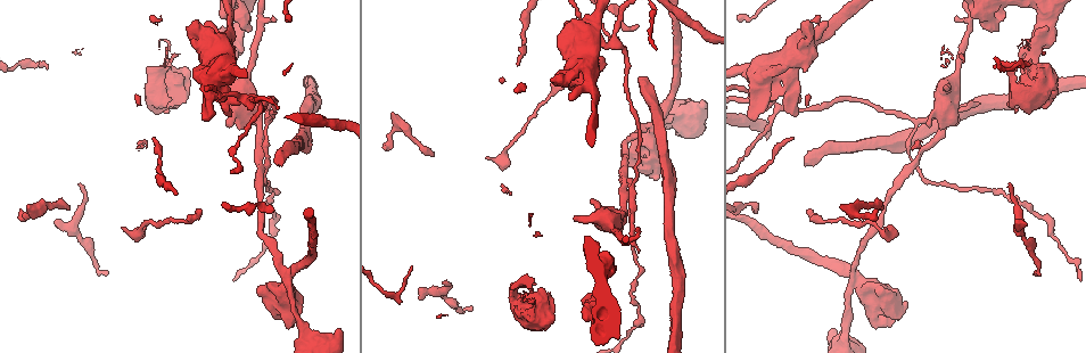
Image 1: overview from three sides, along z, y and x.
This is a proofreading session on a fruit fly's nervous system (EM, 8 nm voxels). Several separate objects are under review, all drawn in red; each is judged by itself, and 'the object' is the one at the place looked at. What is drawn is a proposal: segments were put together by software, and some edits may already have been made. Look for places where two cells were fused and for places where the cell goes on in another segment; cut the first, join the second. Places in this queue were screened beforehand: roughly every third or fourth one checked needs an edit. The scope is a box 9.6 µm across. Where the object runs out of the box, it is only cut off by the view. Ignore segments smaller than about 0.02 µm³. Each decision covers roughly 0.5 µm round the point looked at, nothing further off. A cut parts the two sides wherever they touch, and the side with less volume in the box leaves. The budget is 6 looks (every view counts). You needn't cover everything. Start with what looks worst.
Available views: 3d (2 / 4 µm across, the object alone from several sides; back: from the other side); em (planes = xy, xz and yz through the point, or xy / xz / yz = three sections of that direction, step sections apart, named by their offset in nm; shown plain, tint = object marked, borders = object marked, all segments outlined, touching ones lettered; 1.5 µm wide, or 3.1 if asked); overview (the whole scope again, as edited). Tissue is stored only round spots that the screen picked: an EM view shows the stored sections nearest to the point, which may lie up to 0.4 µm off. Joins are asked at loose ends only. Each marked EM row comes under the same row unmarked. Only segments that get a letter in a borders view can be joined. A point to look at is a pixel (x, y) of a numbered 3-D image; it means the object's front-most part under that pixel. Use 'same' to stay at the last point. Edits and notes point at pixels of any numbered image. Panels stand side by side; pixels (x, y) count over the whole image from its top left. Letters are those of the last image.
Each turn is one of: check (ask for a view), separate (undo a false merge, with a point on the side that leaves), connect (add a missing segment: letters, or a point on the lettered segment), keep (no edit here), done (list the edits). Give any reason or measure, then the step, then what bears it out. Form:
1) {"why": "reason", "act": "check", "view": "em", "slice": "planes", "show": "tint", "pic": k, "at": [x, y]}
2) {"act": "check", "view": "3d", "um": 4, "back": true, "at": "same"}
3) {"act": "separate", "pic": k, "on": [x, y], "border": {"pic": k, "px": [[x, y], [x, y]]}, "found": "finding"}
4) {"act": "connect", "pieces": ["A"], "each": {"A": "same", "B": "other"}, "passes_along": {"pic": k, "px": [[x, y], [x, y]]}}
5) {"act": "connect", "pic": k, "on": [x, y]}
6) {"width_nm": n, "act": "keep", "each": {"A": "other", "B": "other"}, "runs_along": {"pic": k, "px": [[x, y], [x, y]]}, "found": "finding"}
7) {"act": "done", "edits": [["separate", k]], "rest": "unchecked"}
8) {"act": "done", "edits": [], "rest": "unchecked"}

{"why": "calibre changes", "act": "check", "view": "em", "slice": "planes", "show": "borders", "pic": 1, "at": [1025, 240]}

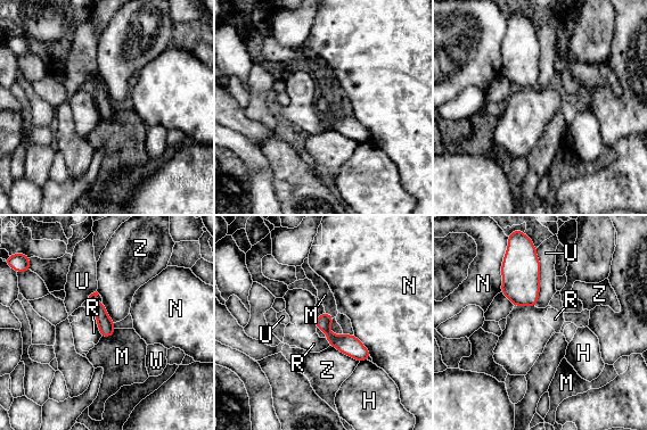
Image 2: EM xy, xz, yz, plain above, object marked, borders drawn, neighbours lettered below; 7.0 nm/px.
{"act": "keep", "each": {"H": "other", "M": "other", "N": "other", "R": "other", "U": "other", "W": "other", "Z": "other"}, "runs_along": {"pic": 2, "px": [[318, 321], [335, 340], [366, 355]]}, "found": "one cell here"}

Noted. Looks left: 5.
{"why": "four or more arms meet", "act": "check", "view": "em", "slice": "planes", "show": "borders", "pic": 1, "at": [854, 288]}

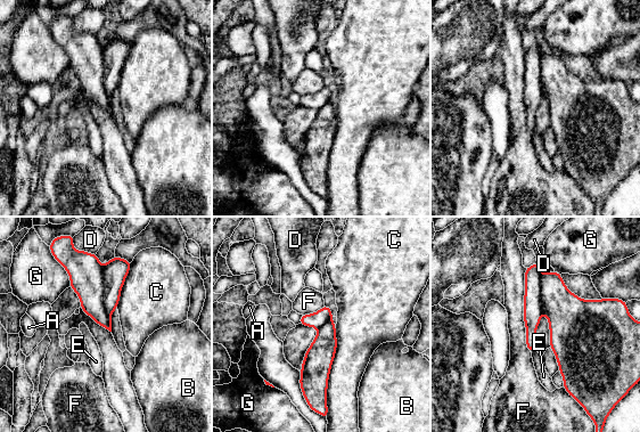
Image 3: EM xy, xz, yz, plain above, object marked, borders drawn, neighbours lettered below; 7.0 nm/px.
{"act": "separate", "pic": 3, "on": [85, 271], "each": {"A": "other", "B": "other", "C": "other", "D": "other", "E": "other", "F": "other", "G": "other"}, "part_leaving": {"pic": 3, "px": [[534, 269], [532, 275], [530, 347]]}, "found": "two cells meet here"}

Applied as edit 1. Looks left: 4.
{"act": "done", "edits": [["separate", 3]], "rest": "unchecked"}

